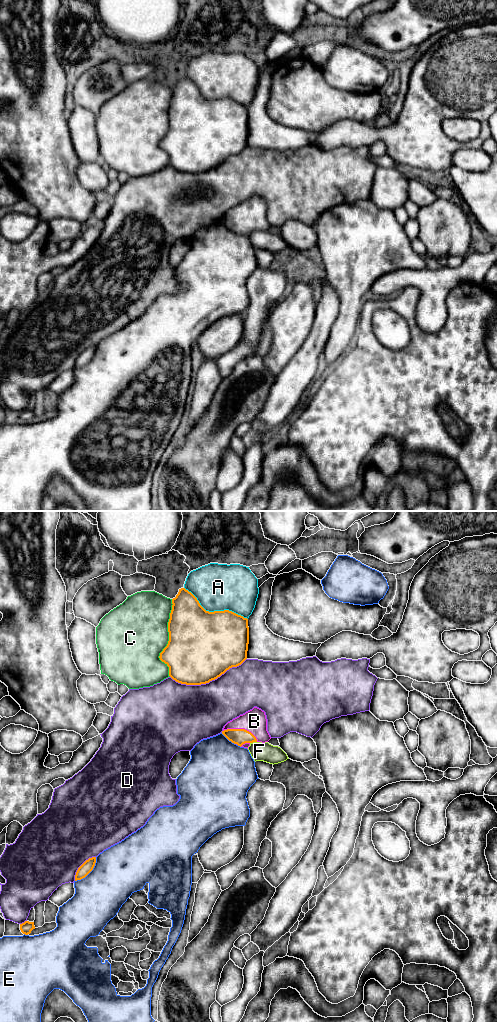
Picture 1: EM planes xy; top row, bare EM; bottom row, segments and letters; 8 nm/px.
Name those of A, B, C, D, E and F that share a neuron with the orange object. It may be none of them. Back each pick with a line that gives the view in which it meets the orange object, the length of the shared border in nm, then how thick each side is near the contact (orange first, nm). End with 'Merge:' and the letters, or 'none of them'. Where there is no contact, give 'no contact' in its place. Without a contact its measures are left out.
B: xy | 300 nm | 130/190 nm
Merge: B

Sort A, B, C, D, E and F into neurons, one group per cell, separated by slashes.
A / B / C / D / E / F

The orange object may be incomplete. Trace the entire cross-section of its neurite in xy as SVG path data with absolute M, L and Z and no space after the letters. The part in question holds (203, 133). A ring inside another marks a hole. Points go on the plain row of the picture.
M185 76L179 77L172 92L168 110L169 129L159 146L169 155L169 164L173 168L186 173L206 172L247 147L247 106L229 98L206 99Z

